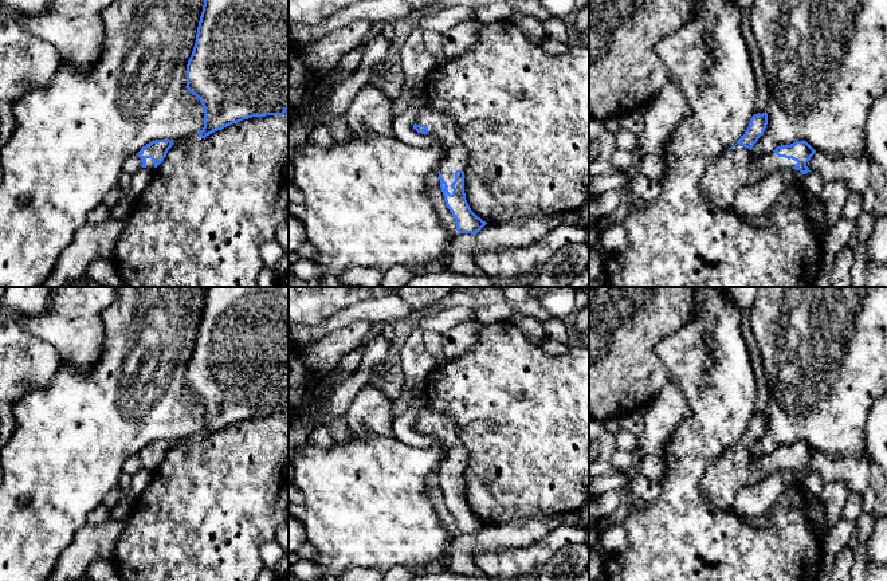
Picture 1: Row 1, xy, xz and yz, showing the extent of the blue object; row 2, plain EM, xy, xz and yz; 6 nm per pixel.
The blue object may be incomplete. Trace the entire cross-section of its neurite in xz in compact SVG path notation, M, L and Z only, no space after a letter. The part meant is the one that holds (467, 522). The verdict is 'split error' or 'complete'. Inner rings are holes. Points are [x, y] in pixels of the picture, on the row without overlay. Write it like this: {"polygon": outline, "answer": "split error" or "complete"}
{"polygon": "M425 394L417 401L419 413L413 425L417 433L432 435L446 450L446 460L440 467L439 479L444 502L452 514L459 534L478 534L487 523L478 518L470 509L464 494L464 468L470 454L458 437L455 420L433 412Z", "answer": "split error"}

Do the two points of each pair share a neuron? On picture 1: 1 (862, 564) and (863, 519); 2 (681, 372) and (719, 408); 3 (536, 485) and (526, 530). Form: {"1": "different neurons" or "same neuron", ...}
{"1": "same neuron", "2": "same neuron", "3": "different neurons"}

